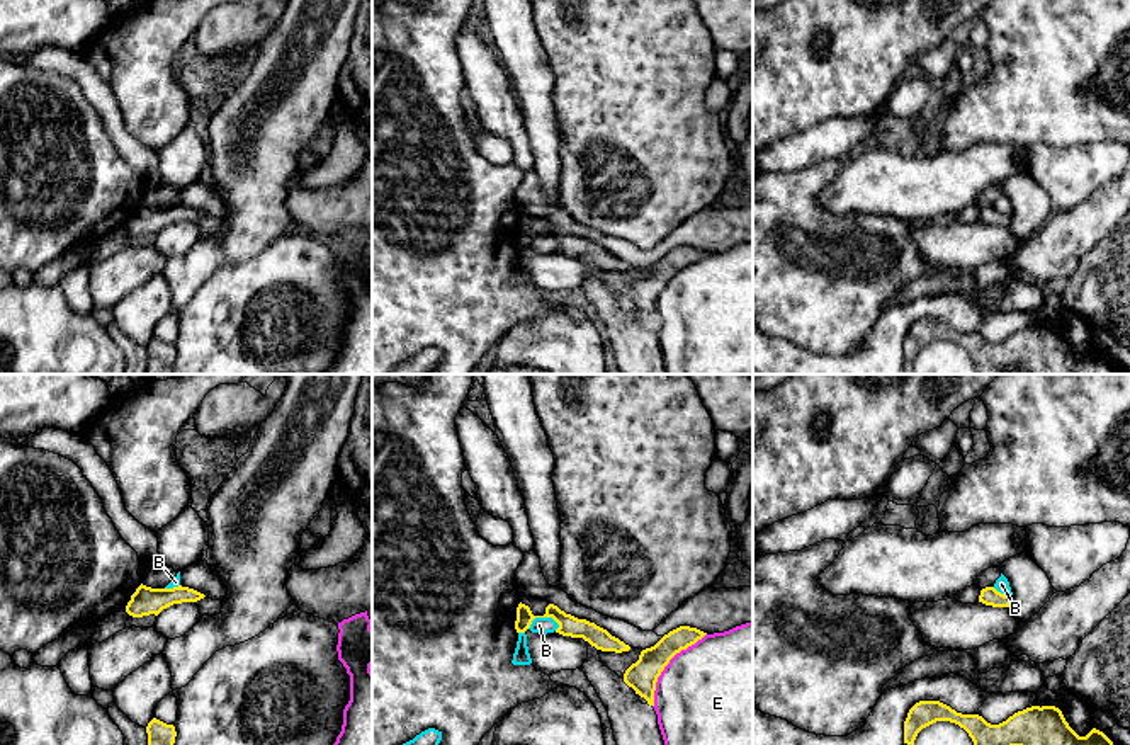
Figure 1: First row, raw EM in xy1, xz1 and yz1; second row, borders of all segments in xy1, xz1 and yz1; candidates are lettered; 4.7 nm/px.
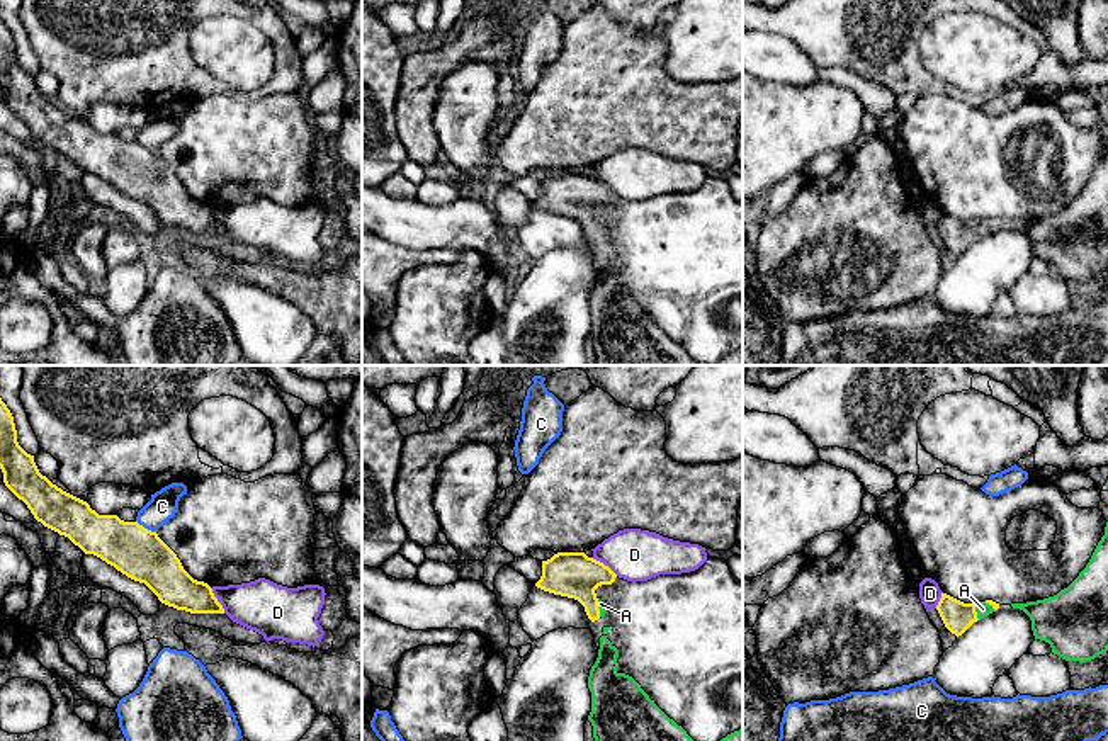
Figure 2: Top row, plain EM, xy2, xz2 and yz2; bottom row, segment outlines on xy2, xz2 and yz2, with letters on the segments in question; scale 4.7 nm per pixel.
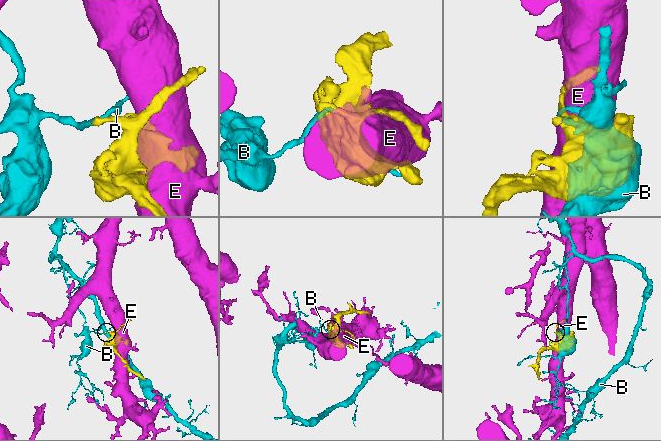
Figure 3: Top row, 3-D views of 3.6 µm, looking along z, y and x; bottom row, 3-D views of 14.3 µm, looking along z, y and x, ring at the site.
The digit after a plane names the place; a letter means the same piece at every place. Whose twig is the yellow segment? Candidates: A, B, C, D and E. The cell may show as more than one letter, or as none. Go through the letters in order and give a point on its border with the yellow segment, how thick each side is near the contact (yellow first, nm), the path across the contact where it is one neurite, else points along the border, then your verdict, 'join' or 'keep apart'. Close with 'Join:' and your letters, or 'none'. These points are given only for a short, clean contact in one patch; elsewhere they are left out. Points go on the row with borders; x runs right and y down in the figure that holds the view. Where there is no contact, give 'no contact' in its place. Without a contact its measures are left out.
A: yz2 (976, 612) | 140/70 nm | across yz2 (957, 616), (976, 612), (983, 609) | join
B: xz1 (542, 616) | 100/80 nm | along xz1 (559, 625), (551, 618), (536, 618), (527, 628) | keep apart
C: xy2 (146, 529) | 240/140 nm | along xy2 (136, 520), (155, 532) | keep apart
D: xy2 (216, 600) | 190/260 nm | along xy2 (211, 588), (225, 612) | keep apart
E: xz1 (666, 664) | 140/480 nm | keep apart
Join: A

